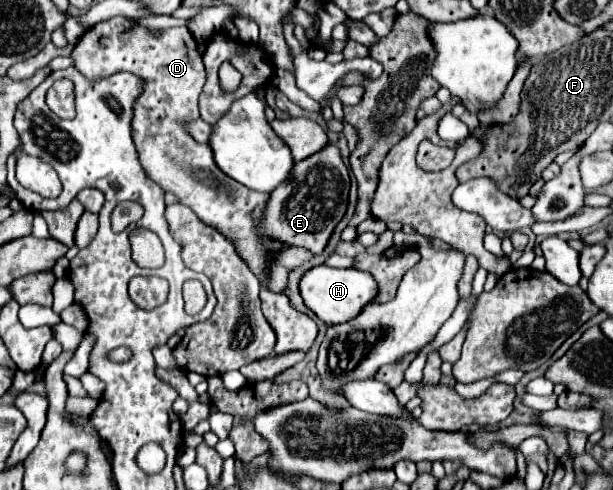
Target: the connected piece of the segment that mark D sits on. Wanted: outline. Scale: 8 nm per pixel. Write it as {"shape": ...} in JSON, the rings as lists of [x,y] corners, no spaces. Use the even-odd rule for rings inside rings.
{"shape":[[[116,16],[112,20],[100,22],[96,26],[92,26],[88,32],[84,32],[84,36],[80,38],[80,42],[76,44],[72,58],[76,60],[76,68],[88,76],[88,78],[106,78],[110,74],[116,72],[130,72],[136,74],[138,78],[144,80],[142,92],[134,102],[134,126],[132,126],[132,140],[136,144],[138,150],[138,158],[140,164],[144,168],[144,172],[148,174],[148,178],[152,178],[164,192],[170,192],[178,198],[180,204],[192,208],[192,212],[206,224],[218,228],[224,236],[232,238],[238,244],[240,254],[244,256],[244,260],[250,264],[252,272],[264,280],[264,270],[270,264],[270,254],[278,248],[286,248],[280,242],[274,240],[264,240],[256,234],[256,222],[258,216],[262,214],[262,208],[268,200],[268,194],[262,192],[254,192],[248,190],[246,186],[238,184],[236,180],[228,178],[214,162],[212,158],[212,150],[208,144],[198,144],[194,142],[192,136],[188,136],[188,132],[184,130],[184,122],[200,118],[198,112],[198,96],[202,92],[202,86],[206,82],[206,70],[202,64],[202,54],[198,52],[196,40],[192,38],[192,34],[186,30],[186,26],[180,28],[168,28],[166,34],[162,34],[160,38],[152,38],[148,34],[148,28],[124,18],[124,16]]]}

